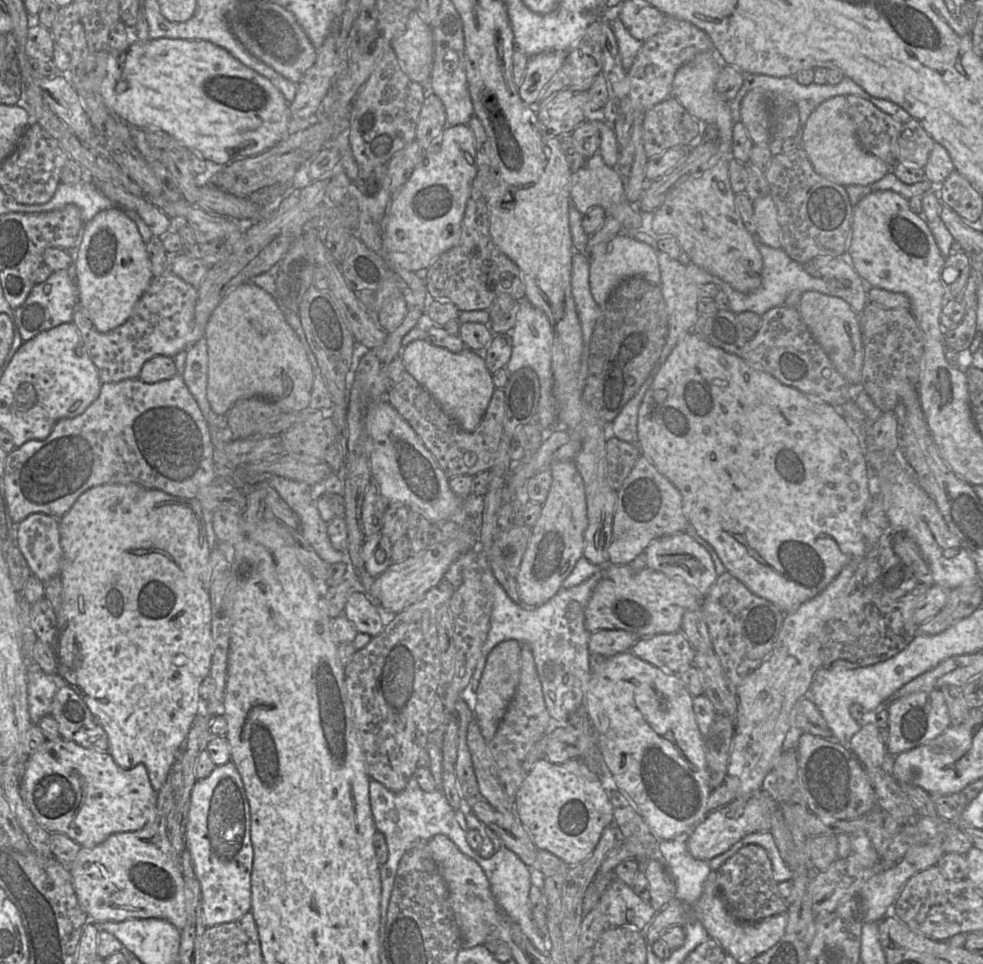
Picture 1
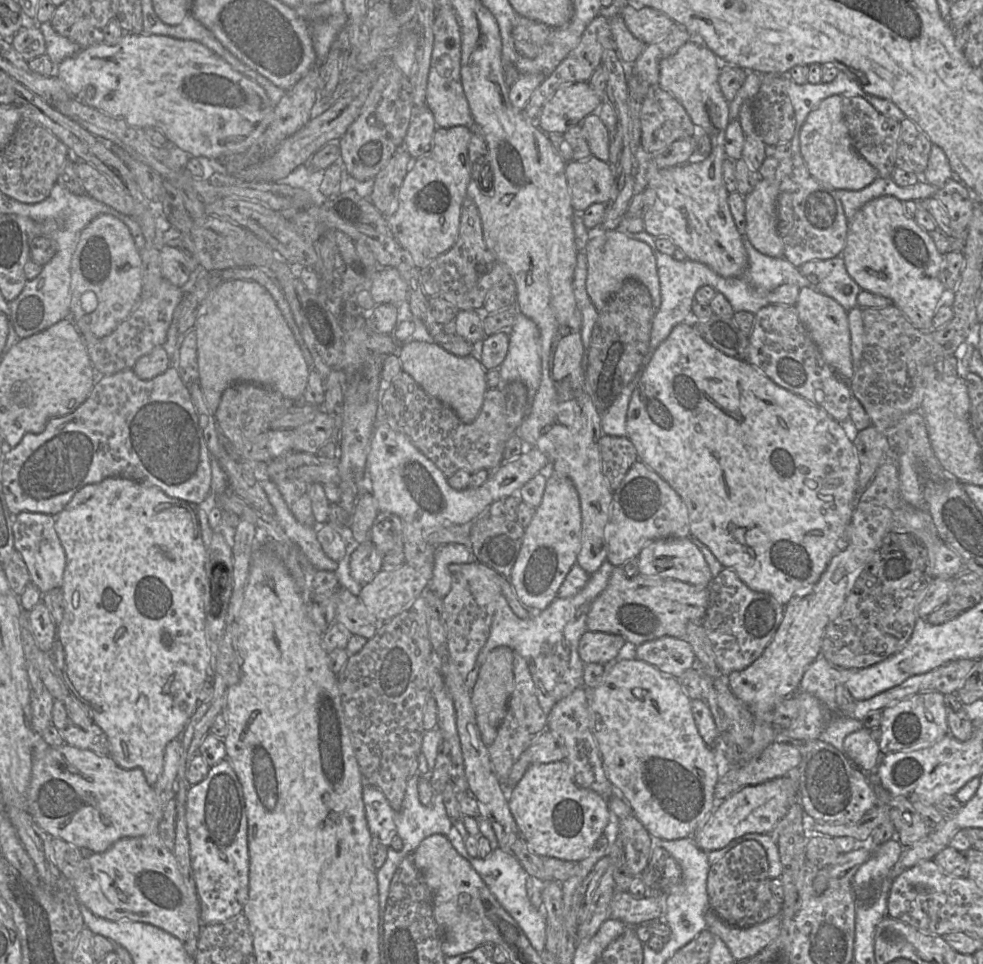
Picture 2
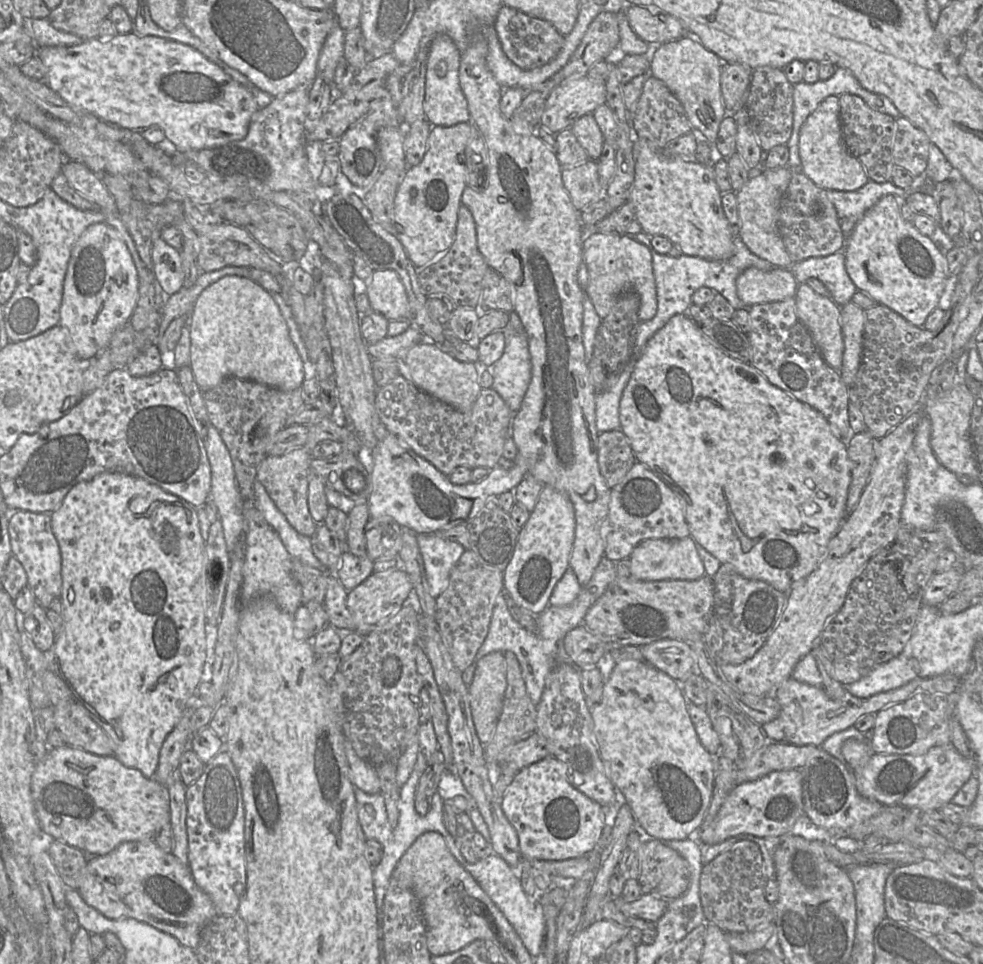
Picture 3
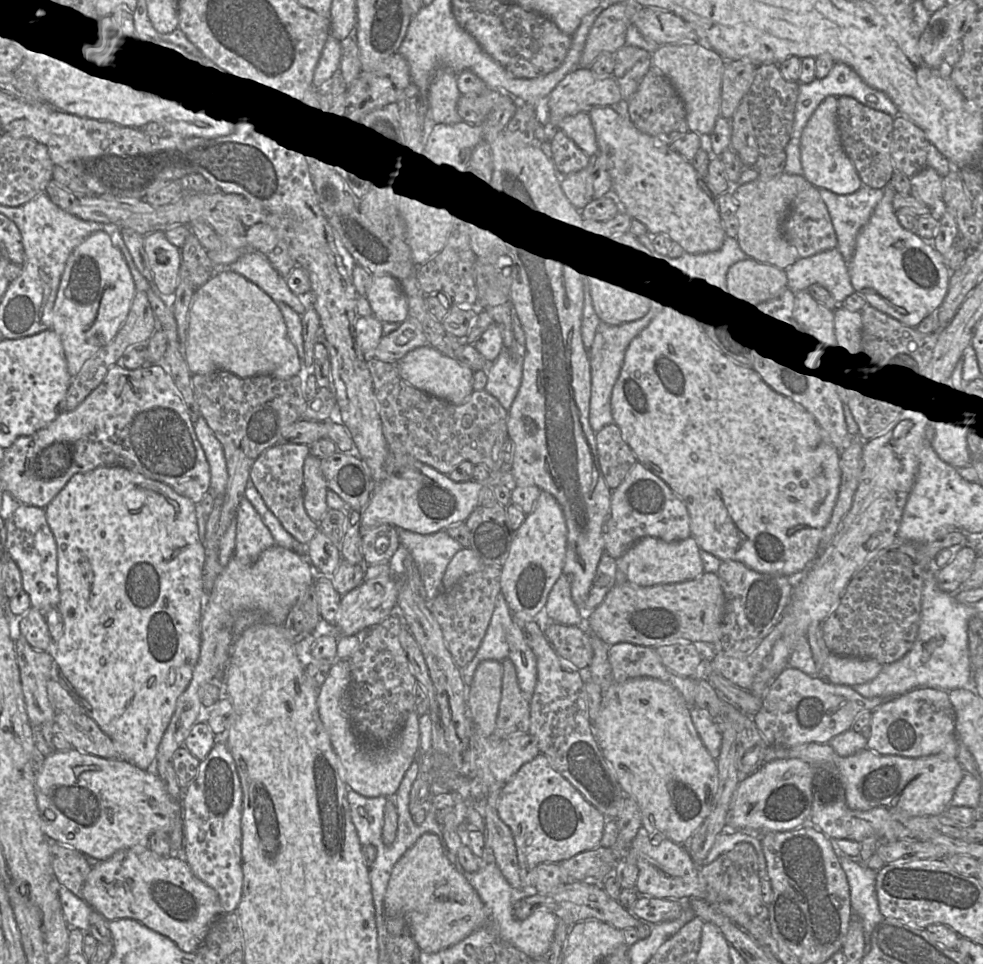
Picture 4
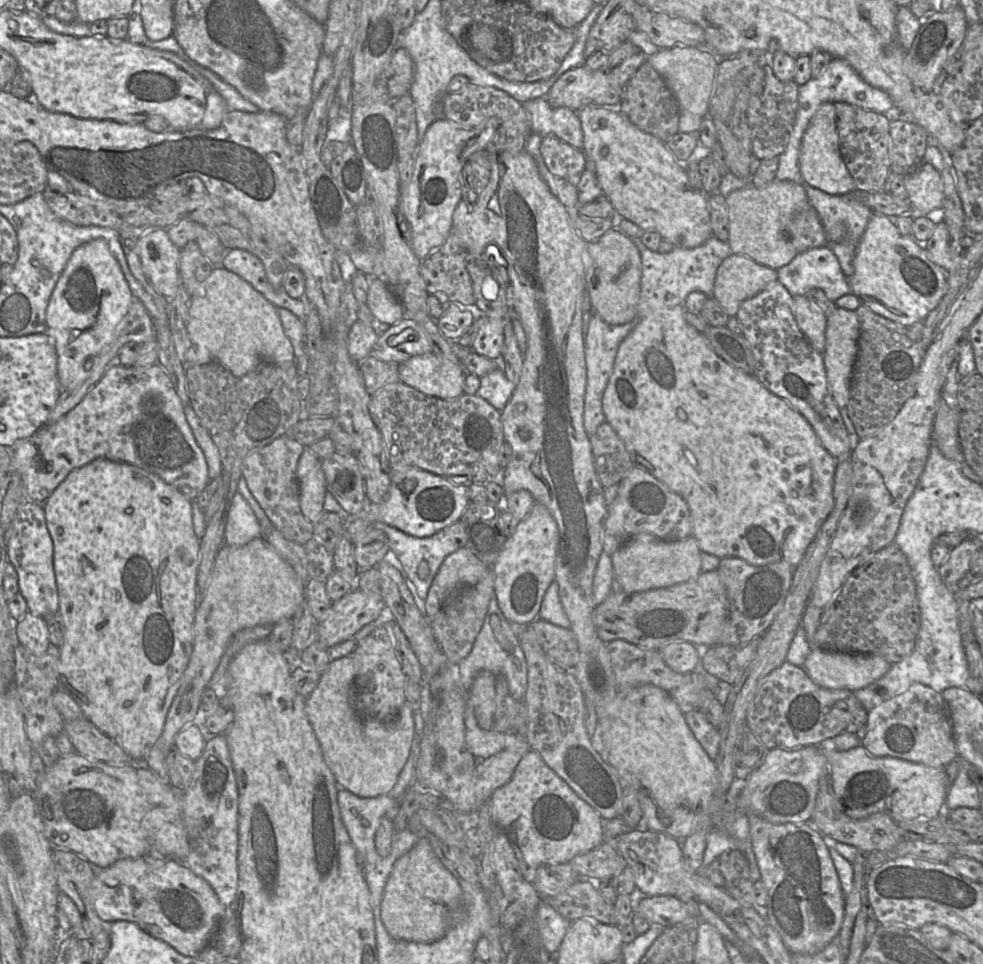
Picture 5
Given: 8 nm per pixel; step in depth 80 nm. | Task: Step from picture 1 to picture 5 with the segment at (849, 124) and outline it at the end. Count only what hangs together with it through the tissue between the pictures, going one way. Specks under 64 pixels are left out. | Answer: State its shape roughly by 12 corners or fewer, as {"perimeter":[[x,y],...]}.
{"perimeter":[[821,104],[802,138],[806,184],[847,195],[835,104]]}

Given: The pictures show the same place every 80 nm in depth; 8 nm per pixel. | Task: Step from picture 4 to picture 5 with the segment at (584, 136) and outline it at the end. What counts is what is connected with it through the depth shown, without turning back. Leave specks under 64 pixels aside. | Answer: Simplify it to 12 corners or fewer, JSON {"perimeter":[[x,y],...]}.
{"perimeter":[[545,97],[522,105],[532,133],[553,134],[583,151],[576,111]]}

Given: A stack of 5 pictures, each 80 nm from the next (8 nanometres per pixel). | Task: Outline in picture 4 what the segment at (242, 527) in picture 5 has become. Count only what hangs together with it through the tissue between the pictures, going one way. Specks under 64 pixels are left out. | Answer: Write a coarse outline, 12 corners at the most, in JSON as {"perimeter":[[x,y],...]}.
{"perimeter":[[247,498],[239,502],[234,558],[251,564],[276,542]]}

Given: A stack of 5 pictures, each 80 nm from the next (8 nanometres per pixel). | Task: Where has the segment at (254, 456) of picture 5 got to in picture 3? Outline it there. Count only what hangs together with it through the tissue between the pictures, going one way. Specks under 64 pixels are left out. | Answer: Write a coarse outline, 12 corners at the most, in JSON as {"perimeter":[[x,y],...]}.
{"perimeter":[[305,447],[266,456],[256,480],[289,524],[312,537],[312,458]]}

